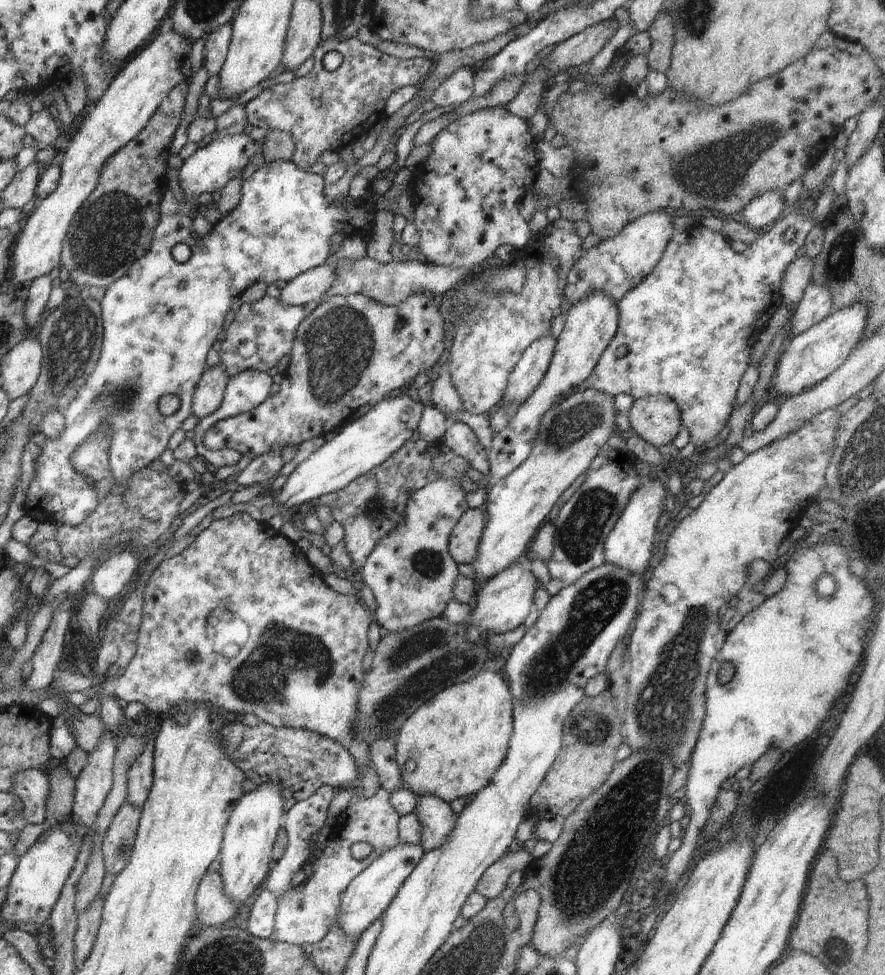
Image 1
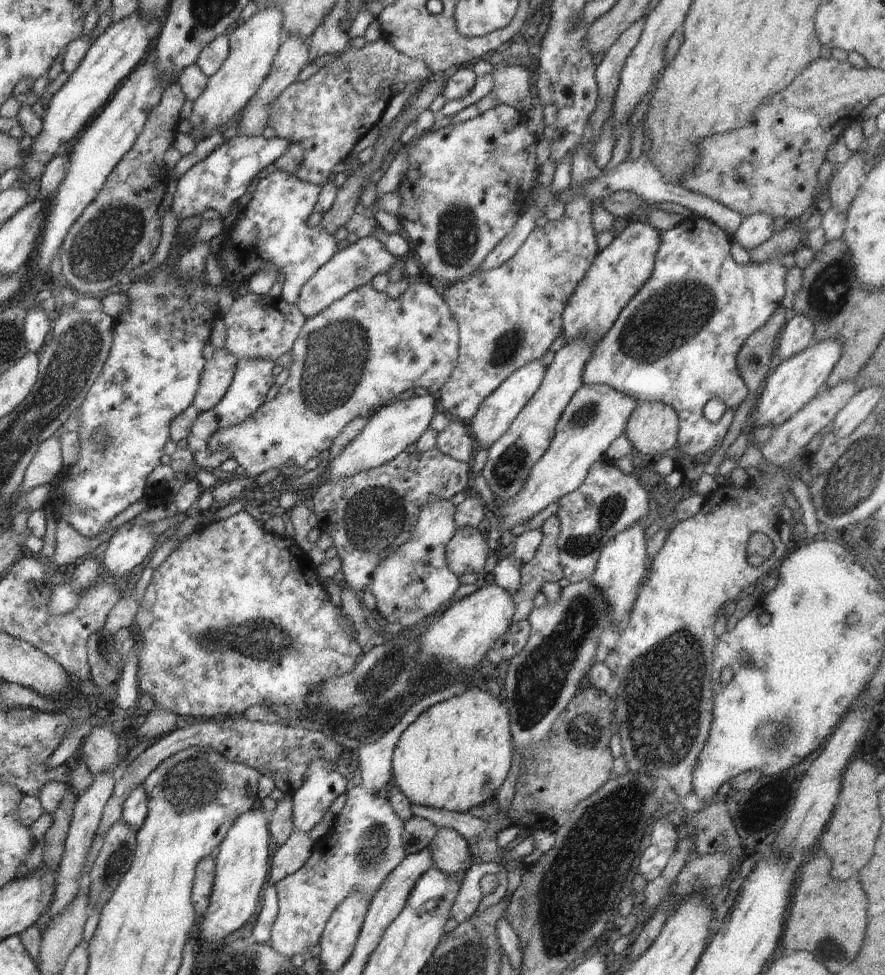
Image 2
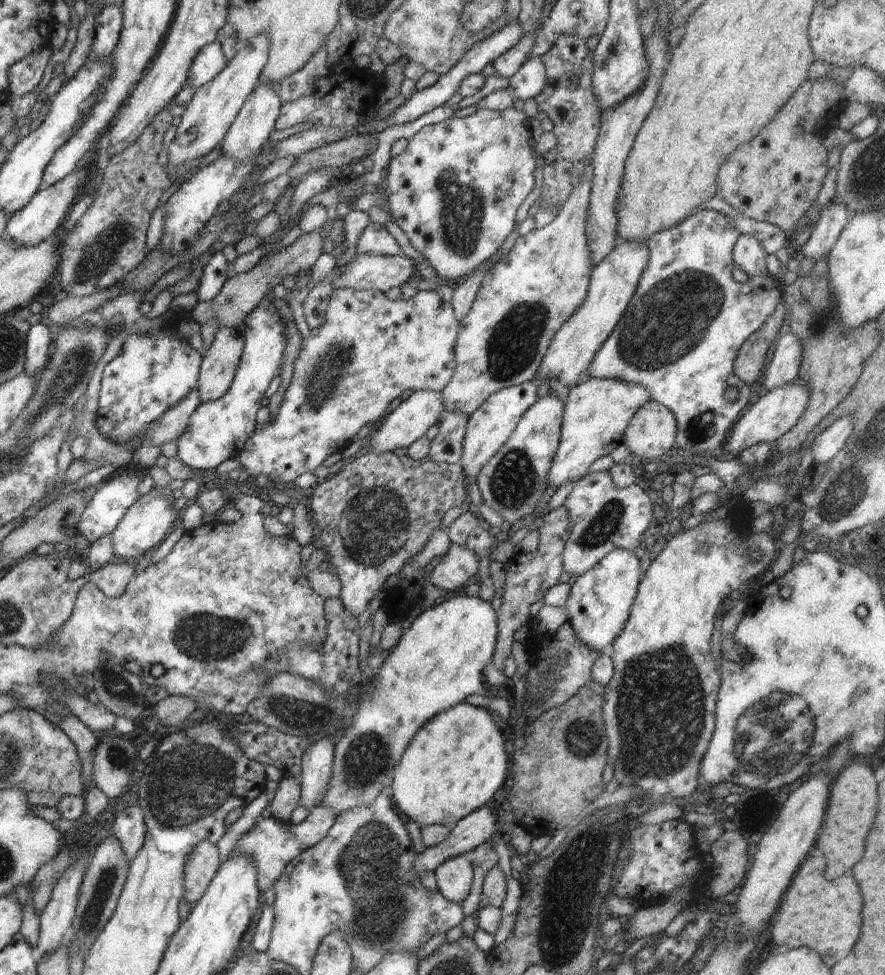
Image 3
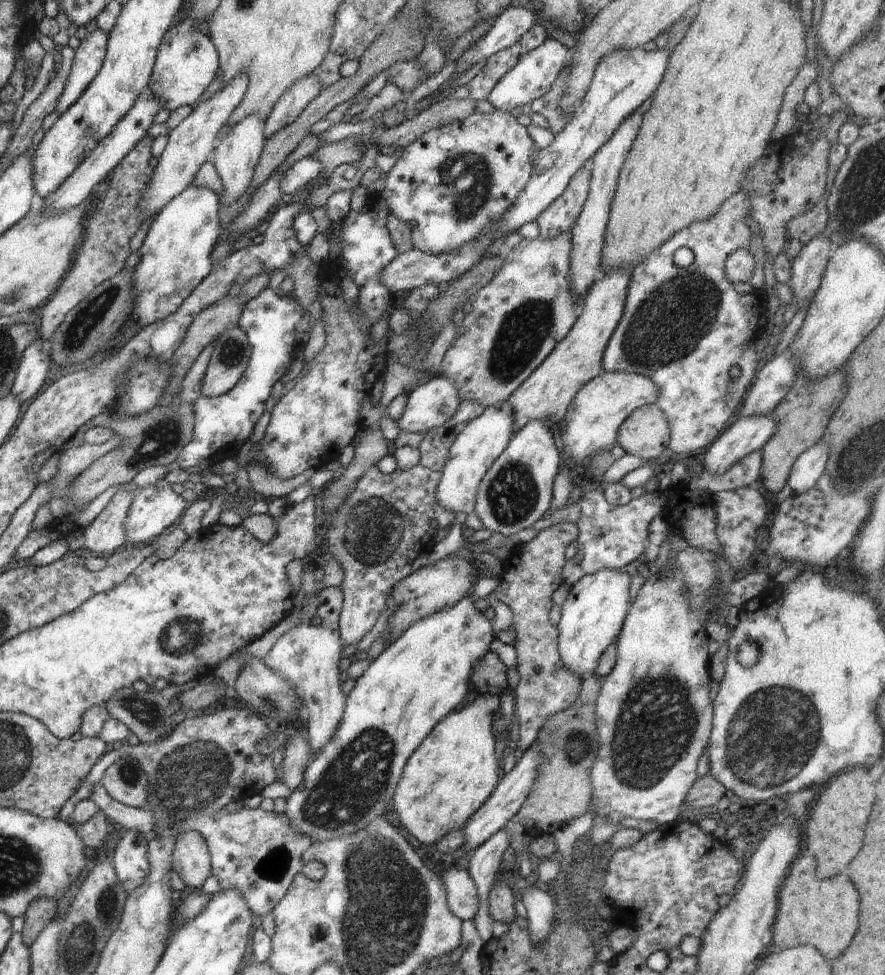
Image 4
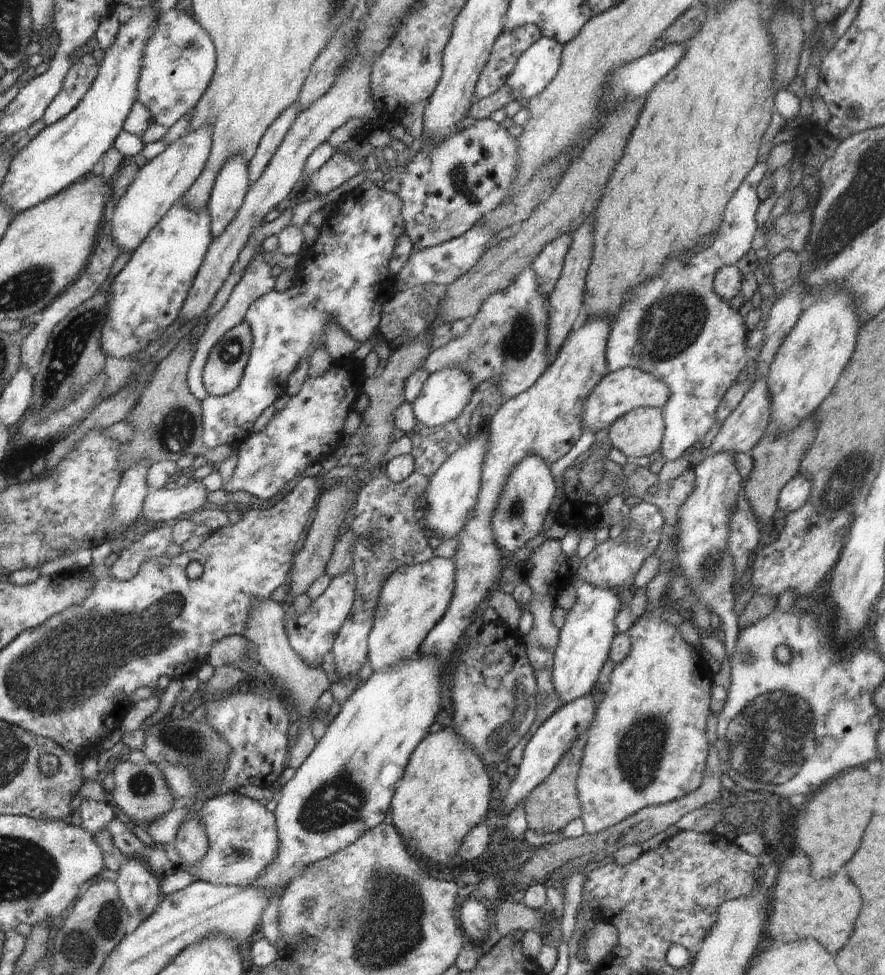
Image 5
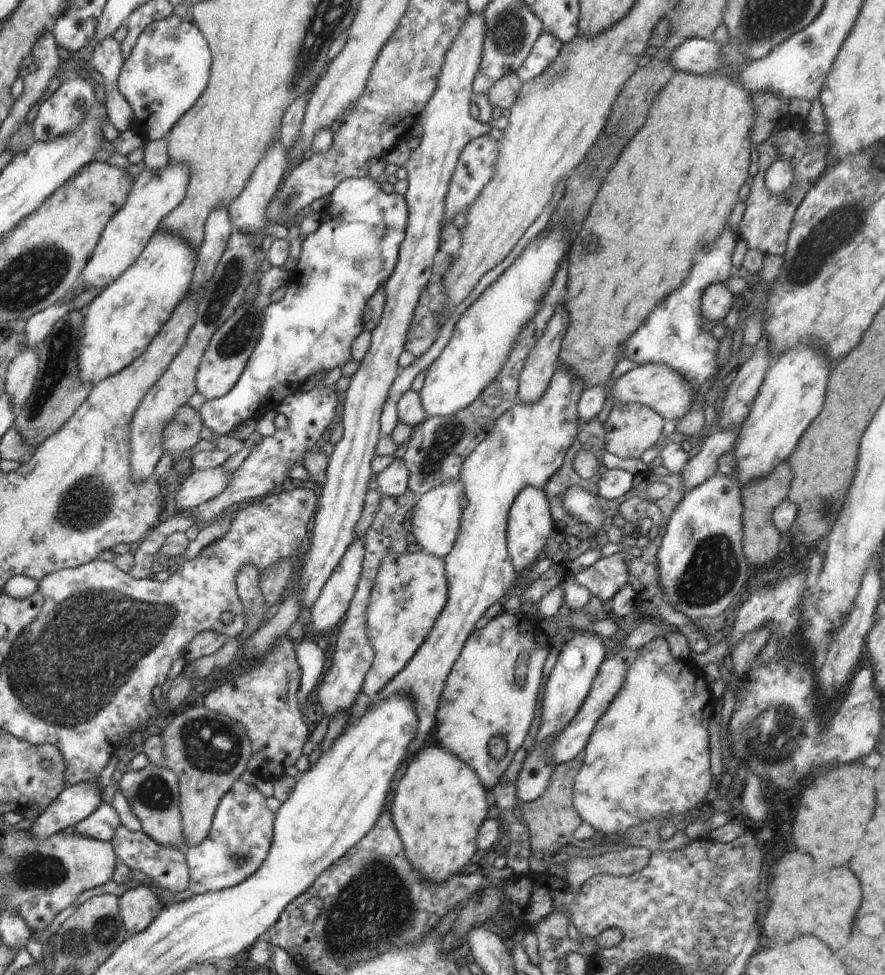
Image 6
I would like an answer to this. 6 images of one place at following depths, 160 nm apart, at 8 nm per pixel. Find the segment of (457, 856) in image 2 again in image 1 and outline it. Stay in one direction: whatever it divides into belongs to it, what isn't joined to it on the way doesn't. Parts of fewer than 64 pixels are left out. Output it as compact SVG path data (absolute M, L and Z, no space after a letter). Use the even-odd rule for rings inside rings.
M416 794L416 816L422 826L421 844L424 853L438 848L456 828L456 815L448 803L432 794Z

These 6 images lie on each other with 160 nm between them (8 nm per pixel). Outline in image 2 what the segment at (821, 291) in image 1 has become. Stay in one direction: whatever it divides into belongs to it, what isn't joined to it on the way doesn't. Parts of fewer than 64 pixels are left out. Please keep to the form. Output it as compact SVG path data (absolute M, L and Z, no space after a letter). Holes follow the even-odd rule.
M794 315L785 323L777 339L781 362L802 352L813 342L812 321L804 315Z

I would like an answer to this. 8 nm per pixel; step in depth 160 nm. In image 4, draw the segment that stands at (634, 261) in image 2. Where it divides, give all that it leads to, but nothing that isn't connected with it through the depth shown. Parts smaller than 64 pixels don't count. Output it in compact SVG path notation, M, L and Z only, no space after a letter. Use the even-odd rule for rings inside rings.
M614 269L596 281L580 303L580 311L568 336L556 345L550 356L507 398L516 434L529 422L542 421L558 433L572 399L591 380L605 373L603 354L620 322L632 269Z

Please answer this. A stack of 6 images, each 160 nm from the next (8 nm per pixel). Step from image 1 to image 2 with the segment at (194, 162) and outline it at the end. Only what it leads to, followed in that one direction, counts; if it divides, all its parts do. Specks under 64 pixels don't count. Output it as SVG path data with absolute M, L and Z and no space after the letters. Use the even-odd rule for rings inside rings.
M234 137L220 145L204 160L185 172L177 182L170 211L180 222L201 215L205 210L218 210L221 216L227 215L232 204L248 193L250 182L266 168L287 152L291 142L282 137L265 139L257 137Z

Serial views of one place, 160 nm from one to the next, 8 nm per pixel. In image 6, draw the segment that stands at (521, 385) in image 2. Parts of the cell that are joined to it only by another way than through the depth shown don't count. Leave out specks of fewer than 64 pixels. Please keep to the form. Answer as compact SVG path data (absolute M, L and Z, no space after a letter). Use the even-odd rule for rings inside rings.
M460 480L456 483L437 486L418 496L417 503L411 508L411 514L408 517L408 529L416 538L415 543L422 552L439 559L446 558L452 552L460 528L462 496L463 487Z

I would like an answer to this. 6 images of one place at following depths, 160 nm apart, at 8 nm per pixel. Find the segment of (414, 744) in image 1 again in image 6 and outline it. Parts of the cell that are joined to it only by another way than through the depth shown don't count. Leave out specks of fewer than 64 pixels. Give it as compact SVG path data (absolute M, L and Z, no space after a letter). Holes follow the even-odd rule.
M438 744L420 749L404 765L389 809L405 857L426 880L444 884L474 858L476 837L488 816L486 791L472 768Z

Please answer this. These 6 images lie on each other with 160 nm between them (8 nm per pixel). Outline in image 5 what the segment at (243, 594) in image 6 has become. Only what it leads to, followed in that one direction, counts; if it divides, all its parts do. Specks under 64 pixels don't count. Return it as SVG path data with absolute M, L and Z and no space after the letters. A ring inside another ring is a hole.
M270 598L263 601L258 599L257 603L249 608L245 629L240 635L257 646L258 662L272 674L278 683L283 684L285 689L288 688L289 696L293 700L288 703L294 703L299 712L299 731L292 739L287 760L287 766L296 770L312 754L316 746L316 738L312 735L312 723L308 720L308 716L312 708L317 706L318 698L322 696L322 693L329 690L331 683L325 671L306 665L304 659L300 658L300 655L290 646L285 629L288 613L288 606L284 603L278 603Z

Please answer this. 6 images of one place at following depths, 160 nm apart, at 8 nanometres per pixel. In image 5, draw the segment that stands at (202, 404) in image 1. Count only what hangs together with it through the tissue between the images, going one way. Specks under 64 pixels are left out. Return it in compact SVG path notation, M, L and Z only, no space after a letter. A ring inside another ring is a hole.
M245 320L225 332L210 351L202 371L201 379L208 395L223 397L239 385L252 345L253 334Z

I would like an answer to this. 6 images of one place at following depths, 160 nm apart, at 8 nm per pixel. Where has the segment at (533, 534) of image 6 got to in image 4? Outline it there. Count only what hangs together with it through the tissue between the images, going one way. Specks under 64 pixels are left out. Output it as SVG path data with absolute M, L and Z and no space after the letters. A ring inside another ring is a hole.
M539 420L529 422L512 436L476 493L475 512L484 529L509 537L530 528L551 508L554 479L564 459L557 449L557 439L558 433Z

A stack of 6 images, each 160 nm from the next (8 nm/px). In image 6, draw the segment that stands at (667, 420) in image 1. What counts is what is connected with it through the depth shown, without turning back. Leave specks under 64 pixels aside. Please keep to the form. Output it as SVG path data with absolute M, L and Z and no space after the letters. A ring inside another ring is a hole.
M616 403L603 424L605 449L620 458L640 458L643 452L660 442L664 418L649 406L638 403Z

